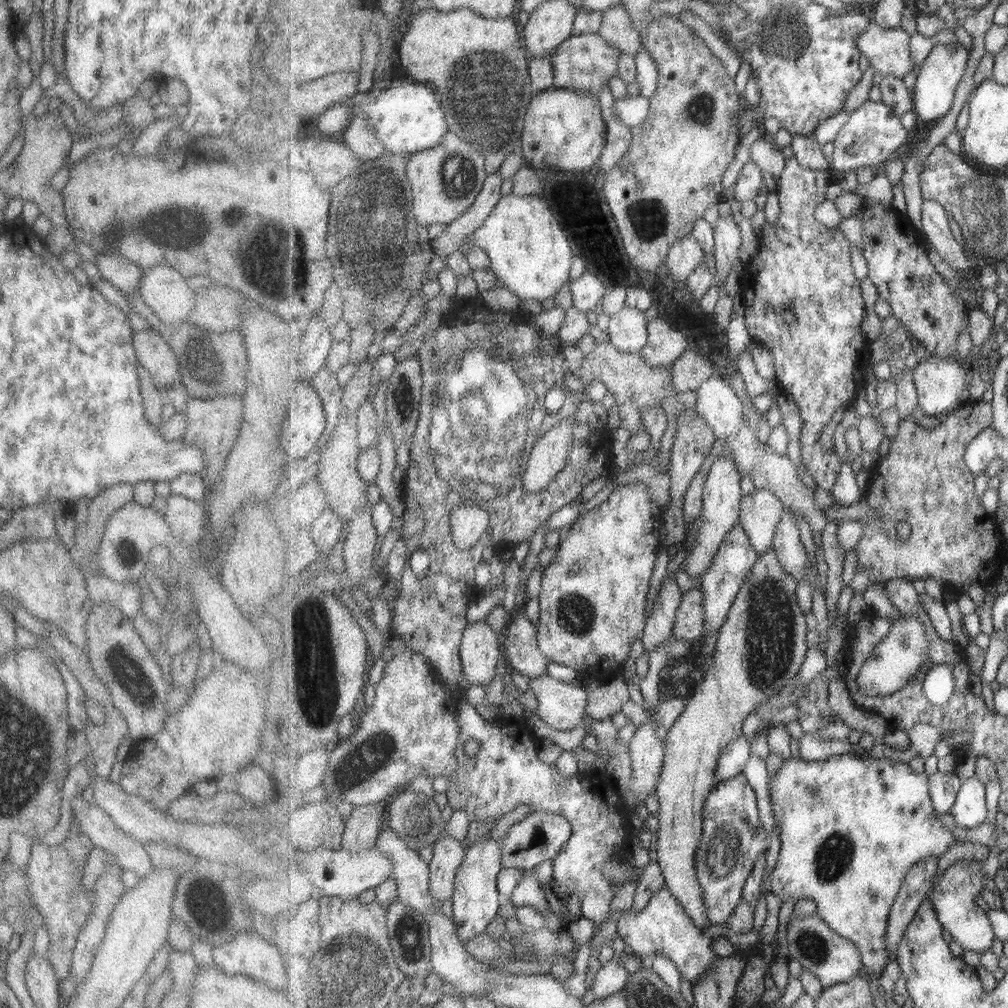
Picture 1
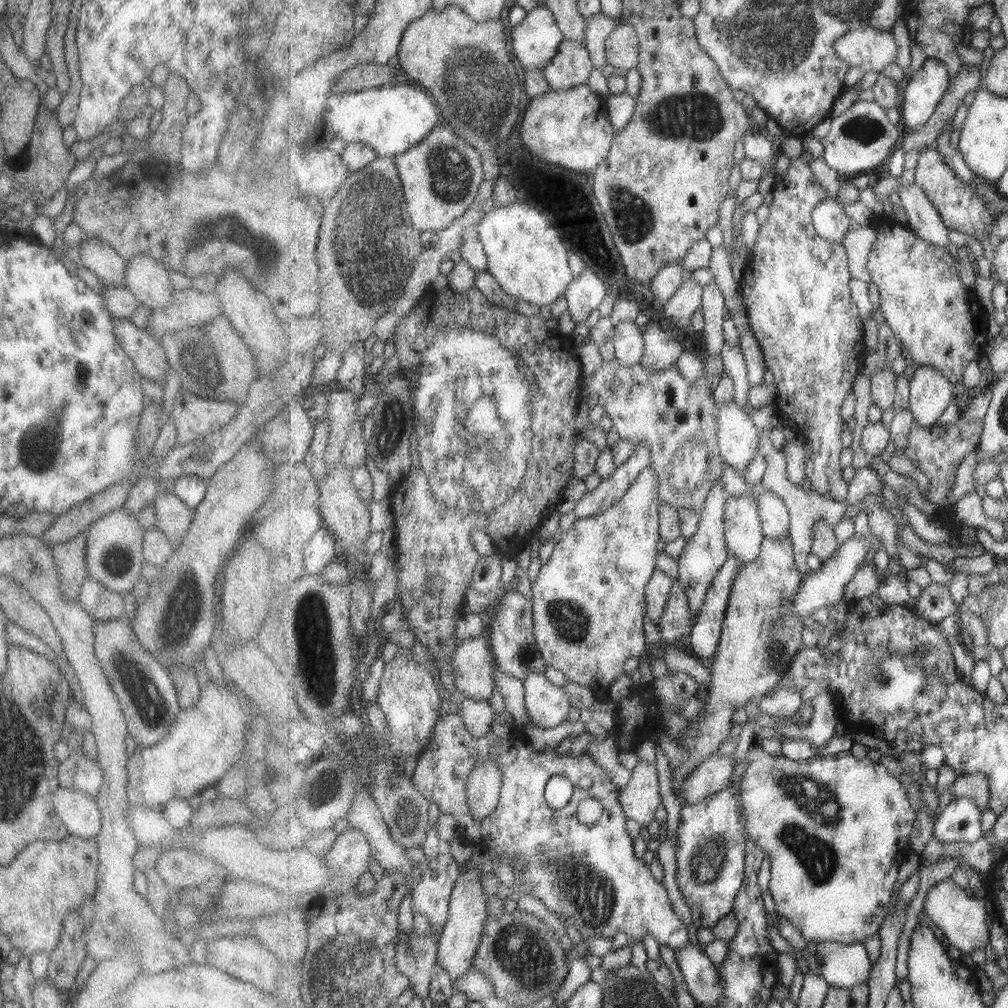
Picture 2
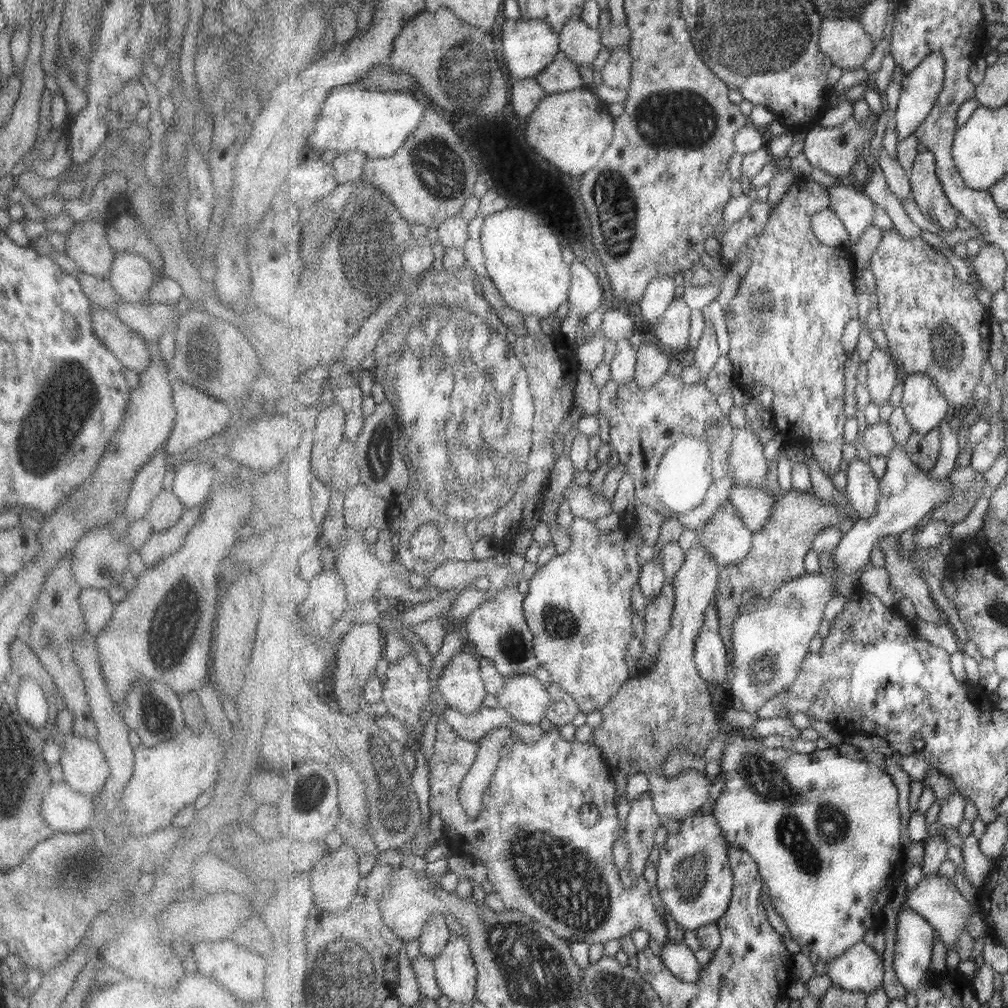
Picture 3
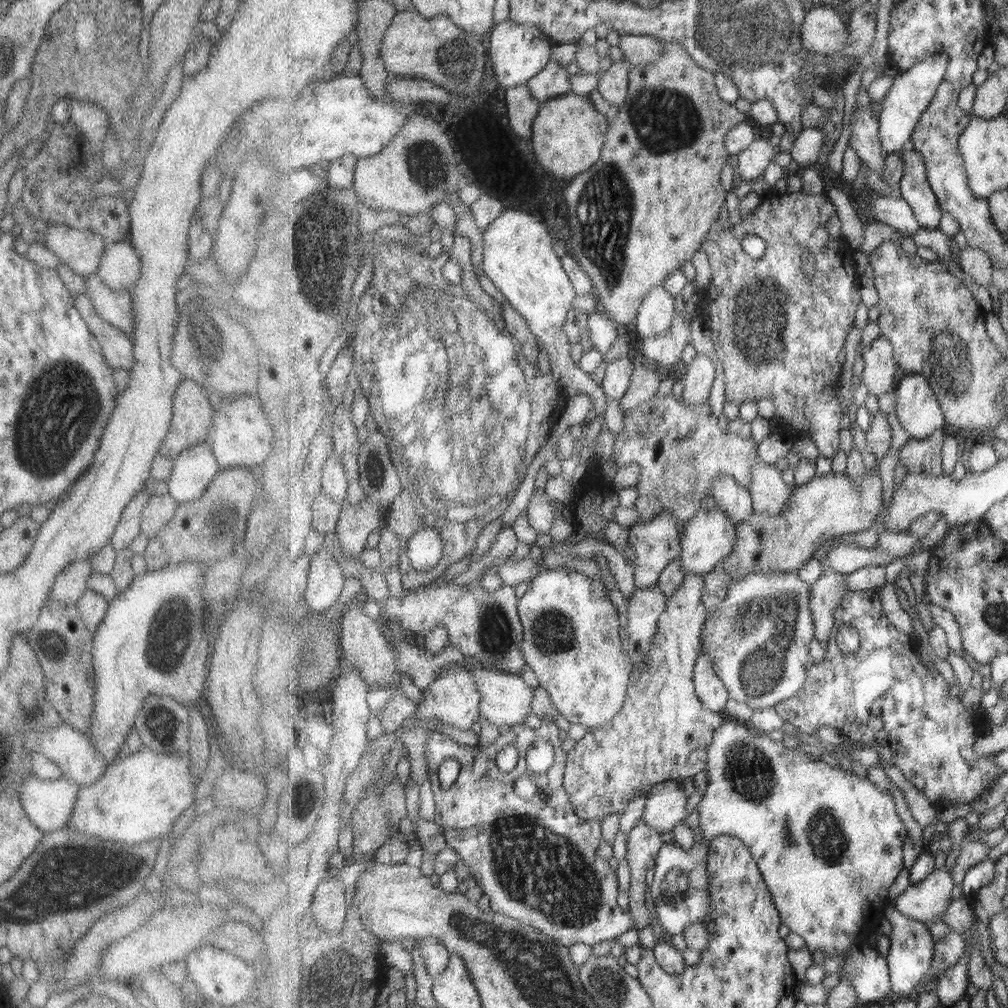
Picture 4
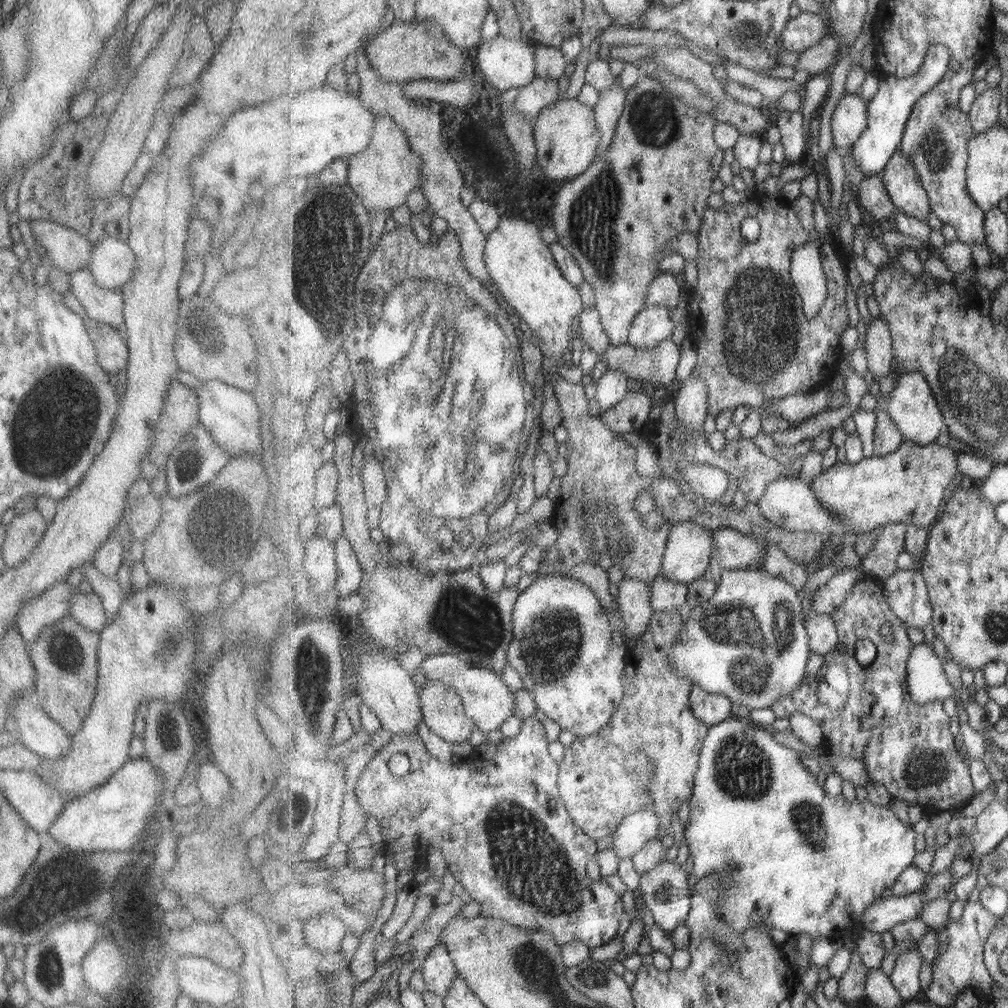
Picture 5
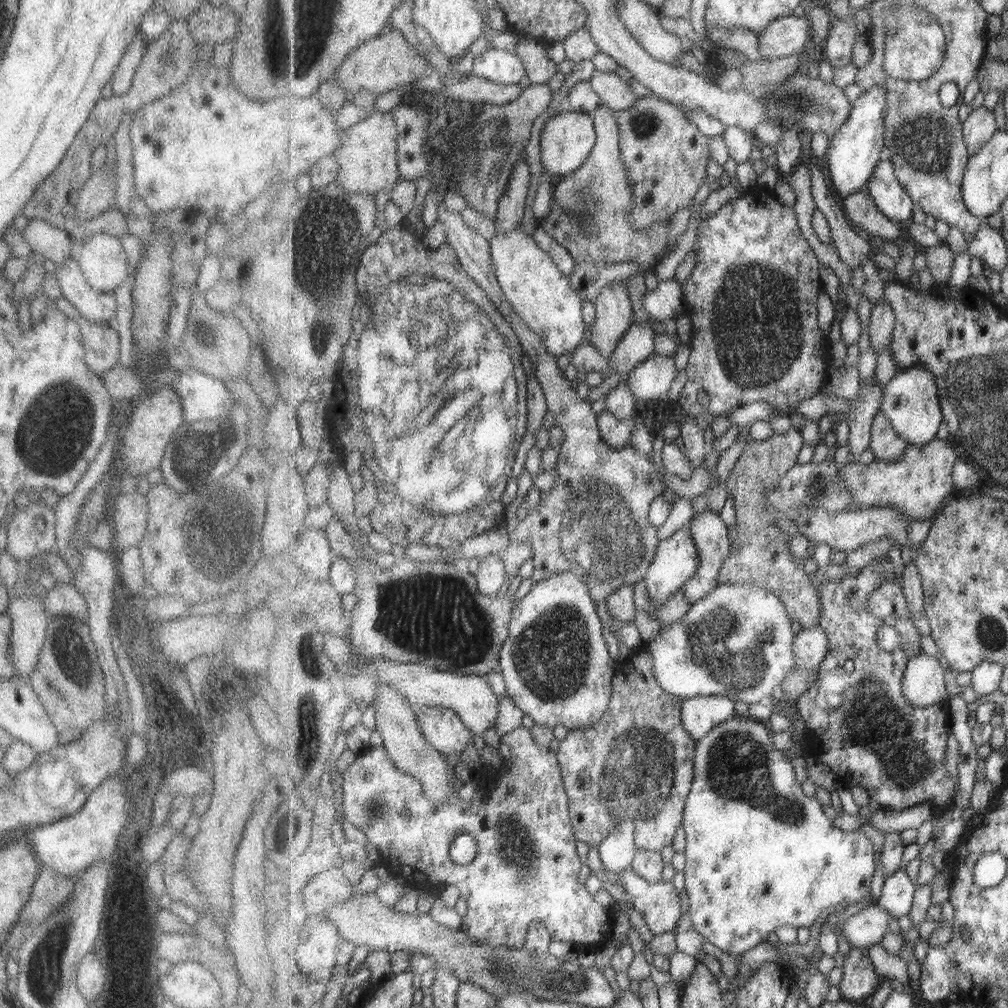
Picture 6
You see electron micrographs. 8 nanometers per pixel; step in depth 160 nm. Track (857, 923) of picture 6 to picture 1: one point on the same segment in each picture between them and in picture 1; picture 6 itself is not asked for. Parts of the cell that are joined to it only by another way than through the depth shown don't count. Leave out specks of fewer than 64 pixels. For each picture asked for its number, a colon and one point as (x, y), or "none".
1: (955, 898)
2: (963, 919)
3: (936, 898)
4: (927, 901)
5: (886, 913)

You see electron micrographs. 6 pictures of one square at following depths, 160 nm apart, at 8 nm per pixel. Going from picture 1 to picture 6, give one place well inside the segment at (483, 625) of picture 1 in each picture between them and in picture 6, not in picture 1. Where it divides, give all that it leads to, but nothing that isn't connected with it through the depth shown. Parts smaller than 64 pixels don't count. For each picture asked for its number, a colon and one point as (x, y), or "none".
2: (474, 663)
3: (461, 686)
4: (453, 698)
5: (444, 713)
6: (443, 728)

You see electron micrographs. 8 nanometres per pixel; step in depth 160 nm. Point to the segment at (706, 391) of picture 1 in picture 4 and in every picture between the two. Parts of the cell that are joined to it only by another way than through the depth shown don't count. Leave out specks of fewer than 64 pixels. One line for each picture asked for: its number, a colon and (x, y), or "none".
2: (739, 439)
3: (751, 468)
4: (771, 492)

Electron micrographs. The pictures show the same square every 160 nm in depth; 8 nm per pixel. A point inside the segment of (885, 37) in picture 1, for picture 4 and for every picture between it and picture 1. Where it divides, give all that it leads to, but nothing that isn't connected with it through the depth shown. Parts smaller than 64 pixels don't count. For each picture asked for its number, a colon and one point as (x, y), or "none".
2: (868, 48)
3: (848, 44)
4: (825, 32)

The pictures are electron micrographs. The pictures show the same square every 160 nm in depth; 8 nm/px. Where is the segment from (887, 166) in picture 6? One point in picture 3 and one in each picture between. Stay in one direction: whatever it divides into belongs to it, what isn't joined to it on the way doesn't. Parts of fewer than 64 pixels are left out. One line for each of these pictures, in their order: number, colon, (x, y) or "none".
3: (928, 191)
4: (915, 188)
5: (905, 187)

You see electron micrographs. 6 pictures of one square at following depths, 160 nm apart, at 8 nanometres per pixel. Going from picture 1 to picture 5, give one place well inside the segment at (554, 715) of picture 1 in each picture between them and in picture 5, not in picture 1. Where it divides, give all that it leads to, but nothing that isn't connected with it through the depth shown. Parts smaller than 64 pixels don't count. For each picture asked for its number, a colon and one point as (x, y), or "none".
2: (547, 704)
3: (525, 698)
4: (507, 699)
5: (488, 701)

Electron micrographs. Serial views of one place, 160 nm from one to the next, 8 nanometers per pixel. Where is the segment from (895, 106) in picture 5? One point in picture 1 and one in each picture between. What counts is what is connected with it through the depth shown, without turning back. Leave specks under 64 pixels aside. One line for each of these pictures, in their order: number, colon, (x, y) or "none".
1: (938, 78)
2: (926, 88)
3: (920, 89)
4: (910, 95)

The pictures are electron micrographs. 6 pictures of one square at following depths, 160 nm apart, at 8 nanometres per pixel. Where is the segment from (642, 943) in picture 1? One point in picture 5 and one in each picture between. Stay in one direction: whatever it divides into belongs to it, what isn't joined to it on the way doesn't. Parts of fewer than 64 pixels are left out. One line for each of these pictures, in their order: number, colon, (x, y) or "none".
2: (589, 876)
3: (543, 860)
4: (536, 860)
5: (510, 852)

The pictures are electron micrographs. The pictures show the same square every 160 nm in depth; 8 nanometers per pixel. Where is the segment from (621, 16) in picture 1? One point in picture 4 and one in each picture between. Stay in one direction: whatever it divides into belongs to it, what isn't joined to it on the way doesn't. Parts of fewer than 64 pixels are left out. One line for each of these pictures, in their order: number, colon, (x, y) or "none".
2: (623, 48)
3: (617, 72)
4: (614, 84)

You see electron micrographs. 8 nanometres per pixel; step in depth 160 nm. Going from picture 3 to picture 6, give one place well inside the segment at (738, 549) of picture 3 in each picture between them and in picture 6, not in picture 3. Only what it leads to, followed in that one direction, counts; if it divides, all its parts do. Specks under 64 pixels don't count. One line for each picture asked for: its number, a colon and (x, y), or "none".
4: (710, 536)
5: (689, 549)
6: (677, 560)

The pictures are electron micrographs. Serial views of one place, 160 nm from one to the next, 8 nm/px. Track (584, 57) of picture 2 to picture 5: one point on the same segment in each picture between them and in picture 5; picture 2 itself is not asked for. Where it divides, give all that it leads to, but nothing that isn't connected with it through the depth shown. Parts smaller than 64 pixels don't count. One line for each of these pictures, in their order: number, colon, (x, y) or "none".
3: (563, 75)
4: (553, 81)
5: (533, 99)

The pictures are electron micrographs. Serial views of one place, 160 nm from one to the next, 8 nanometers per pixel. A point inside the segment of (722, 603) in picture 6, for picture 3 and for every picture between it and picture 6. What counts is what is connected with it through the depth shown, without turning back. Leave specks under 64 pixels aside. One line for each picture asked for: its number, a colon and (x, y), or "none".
3: (772, 638)
4: (759, 638)
5: (749, 642)

